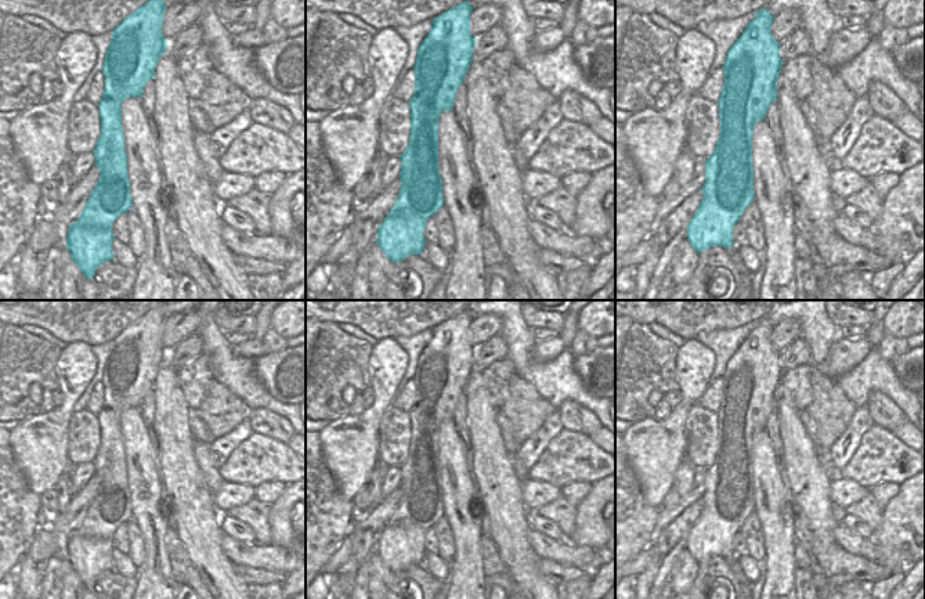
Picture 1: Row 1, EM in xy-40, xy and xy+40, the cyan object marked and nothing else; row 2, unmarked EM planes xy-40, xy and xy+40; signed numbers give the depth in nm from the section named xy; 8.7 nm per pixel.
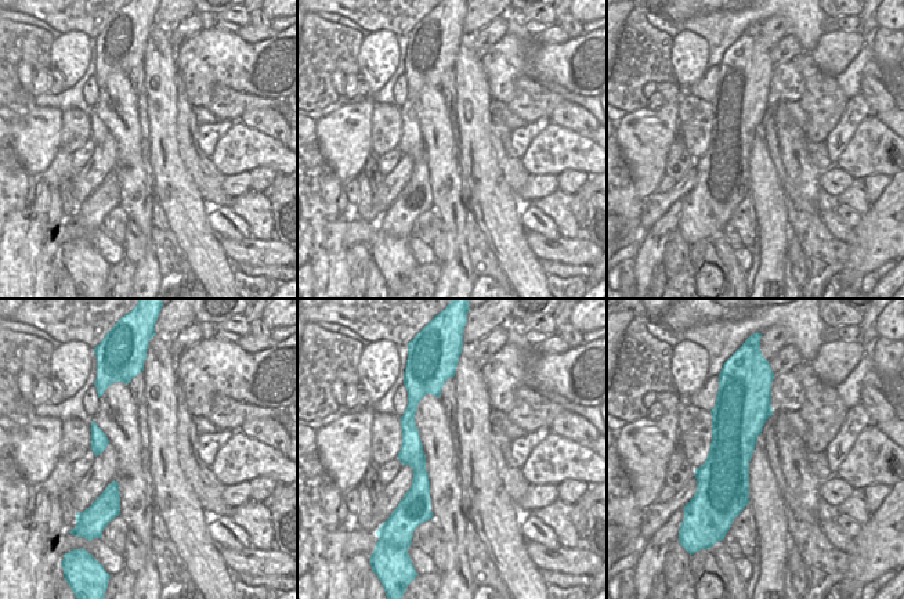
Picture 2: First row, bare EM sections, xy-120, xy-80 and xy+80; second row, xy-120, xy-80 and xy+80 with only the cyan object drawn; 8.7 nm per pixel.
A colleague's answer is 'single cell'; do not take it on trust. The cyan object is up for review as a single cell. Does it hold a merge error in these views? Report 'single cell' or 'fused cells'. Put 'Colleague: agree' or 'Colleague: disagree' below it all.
single cell
Colleague: agree

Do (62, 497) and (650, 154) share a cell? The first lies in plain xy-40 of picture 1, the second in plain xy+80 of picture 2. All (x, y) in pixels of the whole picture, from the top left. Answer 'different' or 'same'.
different

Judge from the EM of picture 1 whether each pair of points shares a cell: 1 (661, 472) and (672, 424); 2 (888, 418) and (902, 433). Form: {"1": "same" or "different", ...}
{"1": "same", "2": "different"}

